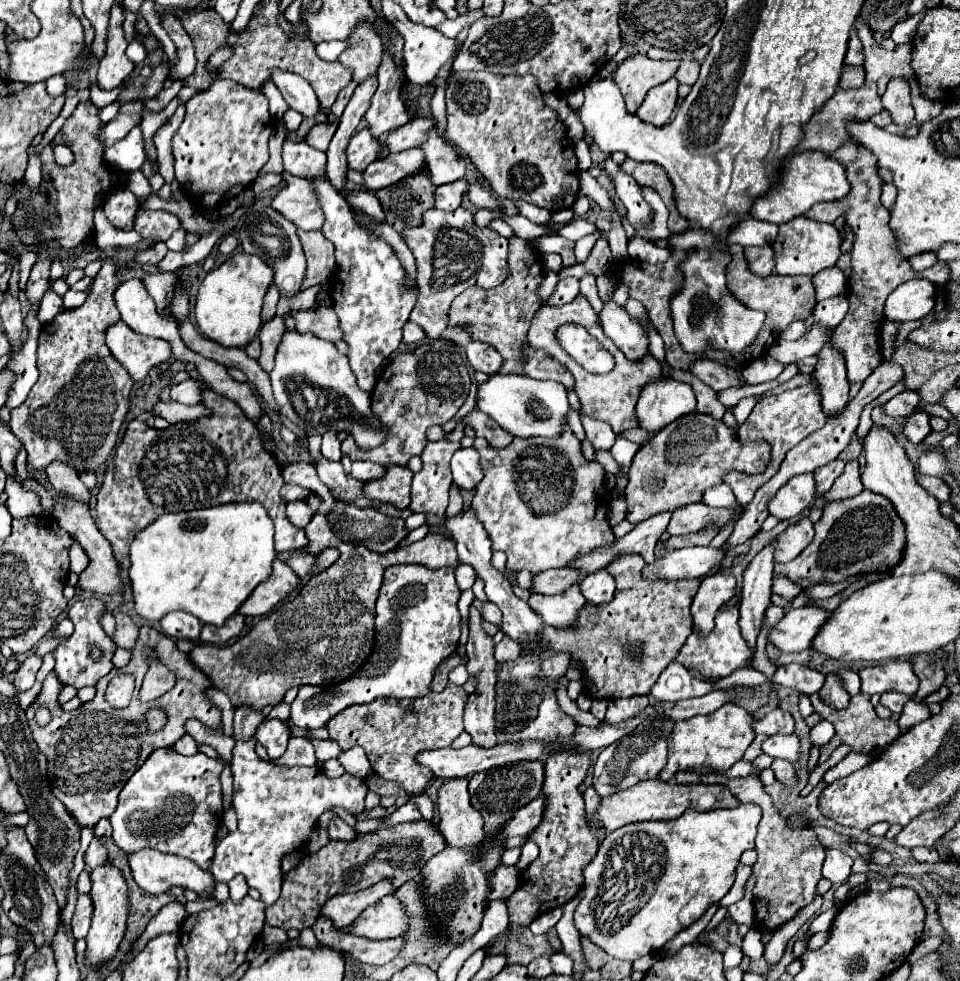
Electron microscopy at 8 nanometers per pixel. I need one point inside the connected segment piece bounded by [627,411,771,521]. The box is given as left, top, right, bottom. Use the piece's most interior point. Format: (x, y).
(694, 453)

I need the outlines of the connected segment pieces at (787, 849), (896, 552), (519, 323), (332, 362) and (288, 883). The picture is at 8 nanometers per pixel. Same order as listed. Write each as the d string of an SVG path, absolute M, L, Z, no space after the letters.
M707 773L701 775L701 783L719 783L727 785L729 791L741 801L741 803L757 803L763 809L763 819L758 825L758 832L755 839L755 851L759 855L757 863L753 865L753 873L757 875L757 883L753 889L753 903L769 911L769 915L761 915L761 921L755 925L757 929L777 929L791 917L799 913L807 903L813 901L817 895L817 883L823 877L821 867L823 867L823 845L817 841L815 833L811 827L797 829L789 827L783 817L779 817L777 809L771 803L771 797L763 791L763 783L759 785L759 777L739 777L739 779L729 779L723 773Z
M863 489L859 495L855 495L851 499L833 501L833 505L829 505L829 509L825 509L823 517L815 523L815 527L817 527L817 533L815 533L813 543L797 559L775 565L777 575L791 579L793 583L801 585L803 589L817 585L817 583L841 583L841 581L847 581L849 577L863 575L863 573L887 573L897 565L897 561L903 559L905 523L897 515L897 511L889 499L885 499L883 495L871 493L869 489Z
M519 237L509 239L509 277L503 285L495 289L481 289L481 287L469 287L465 289L449 309L449 325L459 327L463 331L469 331L473 341L483 341L493 345L503 355L503 367L499 373L525 373L533 379L551 379L559 381L565 387L573 387L571 373L557 365L551 357L545 357L545 353L537 353L535 349L527 349L527 363L519 361L519 347L527 345L527 332L537 310L541 307L537 299L537 285L541 283L543 275L543 261L541 253L535 249L527 249L525 241Z
M287 331L281 339L281 345L277 349L277 357L275 357L275 367L269 373L271 375L271 385L273 385L273 397L277 401L279 413L283 417L287 417L291 423L295 423L297 427L301 427L307 435L309 433L325 433L329 431L329 427L347 427L347 433L355 439L355 445L359 449L373 449L381 443L387 441L389 437L389 427L385 427L381 423L381 419L373 413L371 409L371 395L363 389L359 389L355 375L349 367L349 361L345 355L341 355L337 351L337 347L329 341L321 341L309 333L301 335L297 331Z
M425 821L399 823L389 829L383 827L375 833L357 835L351 843L329 841L323 849L307 855L295 869L285 875L279 899L265 911L267 923L285 931L301 931L305 927L311 927L317 917L317 909L323 907L327 899L339 893L355 893L367 889L369 885L375 885L385 877L397 877L397 881L405 883L415 877L417 867L423 867L443 847L443 835Z

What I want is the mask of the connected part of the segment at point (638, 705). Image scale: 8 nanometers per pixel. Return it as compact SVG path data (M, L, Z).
M629 697L629 699L617 699L617 701L609 701L607 707L607 717L603 719L605 725L619 725L623 721L631 721L635 719L647 705L649 705L649 697Z

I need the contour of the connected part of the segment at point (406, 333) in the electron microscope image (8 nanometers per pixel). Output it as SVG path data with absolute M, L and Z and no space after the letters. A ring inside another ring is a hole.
M409 321L403 327L403 343L421 343L425 339L427 339L427 335L425 335L425 331L419 325L415 325L415 323Z

